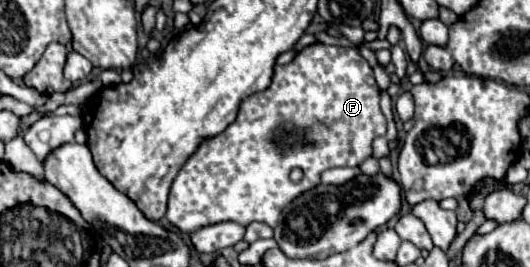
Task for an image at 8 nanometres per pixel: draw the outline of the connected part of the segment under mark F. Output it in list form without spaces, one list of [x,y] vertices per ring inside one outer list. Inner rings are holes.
[[[320,42],[306,46],[290,64],[274,66],[270,86],[248,96],[240,104],[236,120],[224,132],[200,142],[170,188],[166,218],[182,232],[194,232],[202,226],[224,220],[234,220],[242,226],[260,220],[274,228],[284,206],[288,206],[298,194],[316,186],[324,170],[336,166],[358,166],[372,154],[372,140],[386,134],[386,118],[380,110],[378,94],[372,68],[356,48],[326,46]],[[294,166],[304,170],[304,178],[298,184],[288,176]]]

